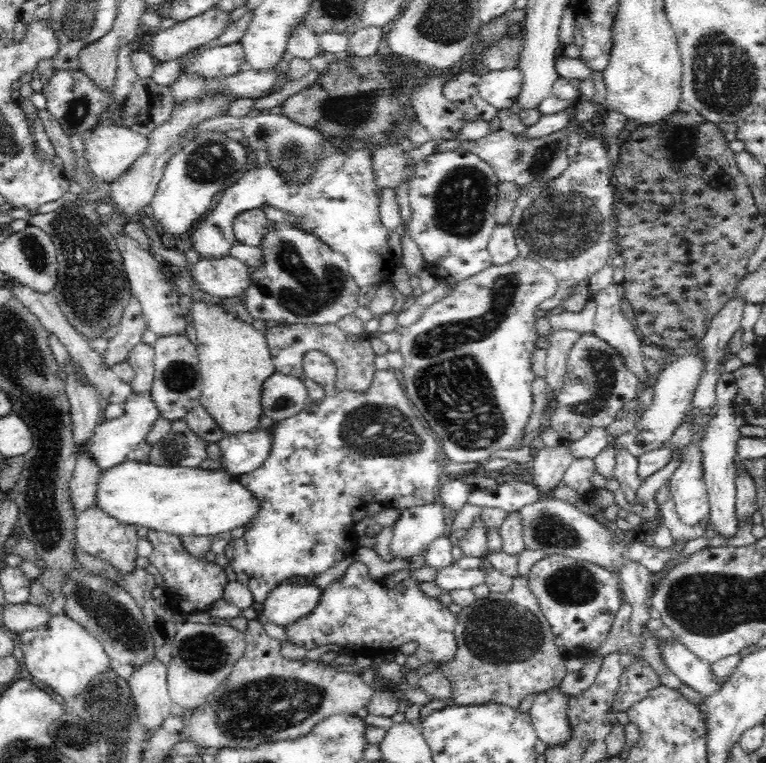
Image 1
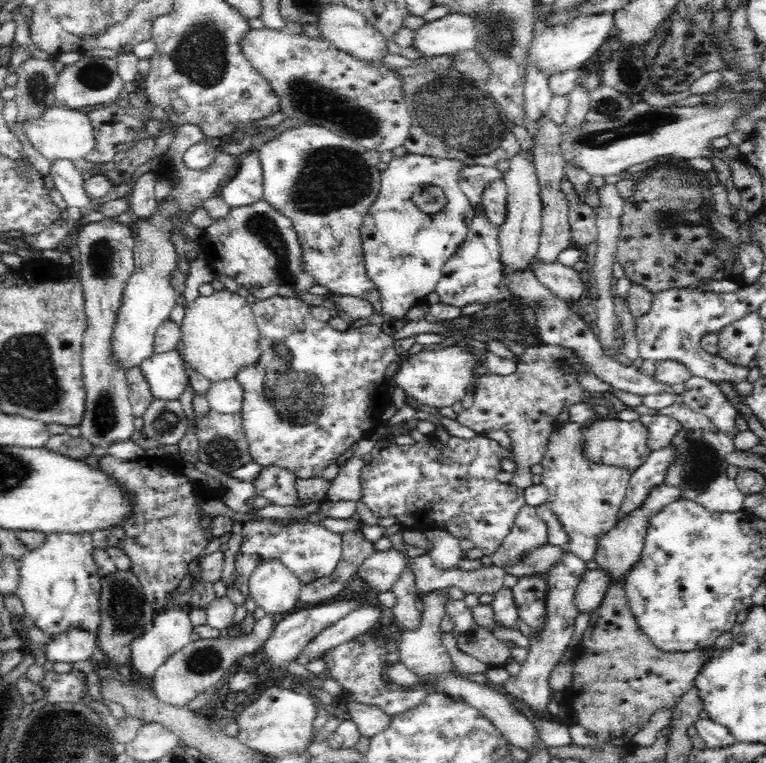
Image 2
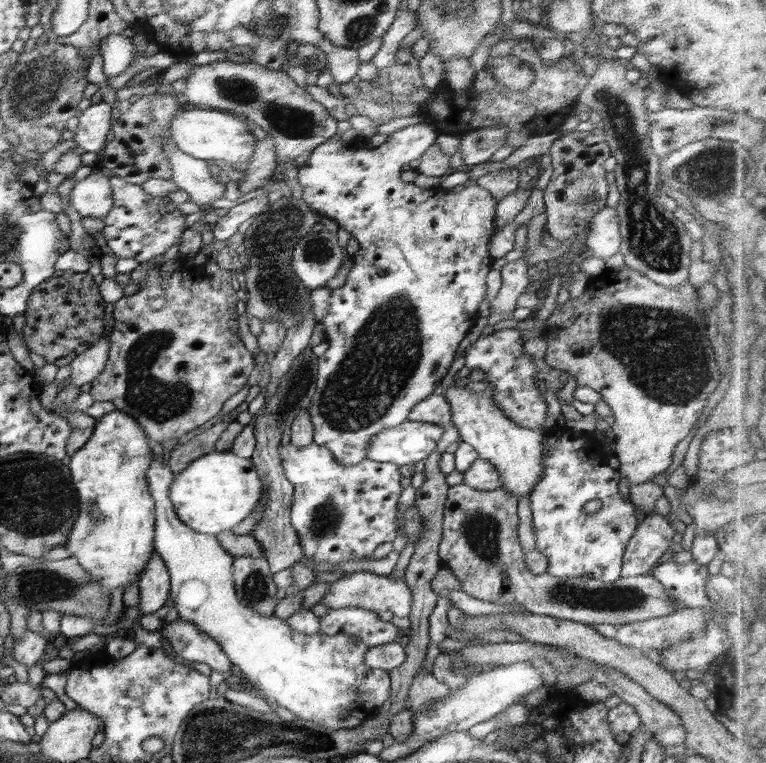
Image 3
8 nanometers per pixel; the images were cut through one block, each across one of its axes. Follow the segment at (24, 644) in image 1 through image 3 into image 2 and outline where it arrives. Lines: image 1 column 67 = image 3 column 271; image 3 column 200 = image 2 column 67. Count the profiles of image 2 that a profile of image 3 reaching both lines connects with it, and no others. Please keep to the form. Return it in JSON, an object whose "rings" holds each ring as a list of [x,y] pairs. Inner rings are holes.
{"rings":[[[46,534],[46,540],[36,550],[28,550],[19,561],[20,584],[16,594],[20,597],[27,616],[34,625],[51,639],[70,628],[97,632],[101,625],[99,600],[101,576],[93,555],[92,535]]]}

